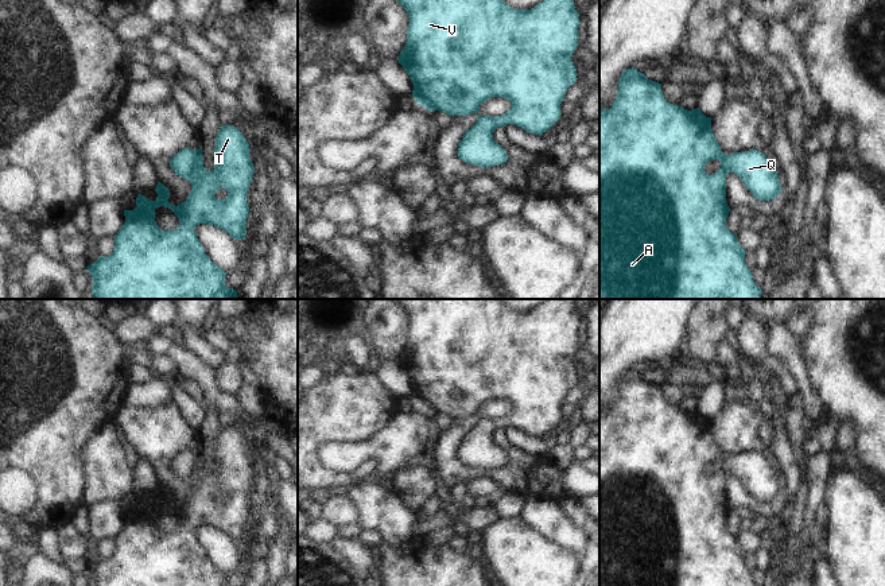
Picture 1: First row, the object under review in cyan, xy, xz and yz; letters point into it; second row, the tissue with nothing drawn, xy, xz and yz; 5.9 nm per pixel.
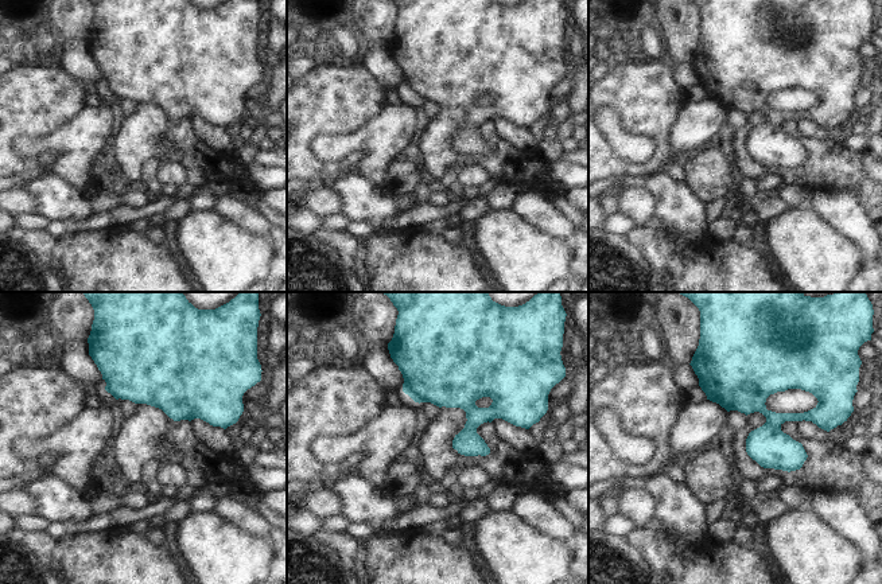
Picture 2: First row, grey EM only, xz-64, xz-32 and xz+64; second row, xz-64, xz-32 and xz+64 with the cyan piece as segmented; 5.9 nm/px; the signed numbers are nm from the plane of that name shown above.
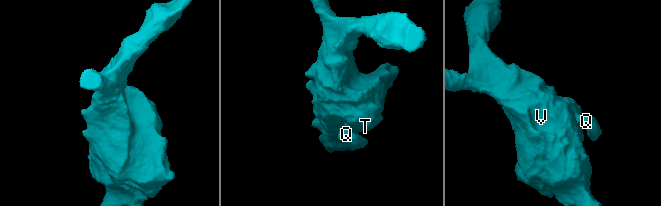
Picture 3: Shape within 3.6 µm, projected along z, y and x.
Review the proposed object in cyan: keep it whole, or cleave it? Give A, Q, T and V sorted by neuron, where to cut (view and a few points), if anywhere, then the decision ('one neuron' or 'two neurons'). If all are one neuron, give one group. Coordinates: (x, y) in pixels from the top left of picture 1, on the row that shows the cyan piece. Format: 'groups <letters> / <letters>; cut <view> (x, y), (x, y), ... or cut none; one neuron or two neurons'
groups A Q T V; cut none; one neuron

